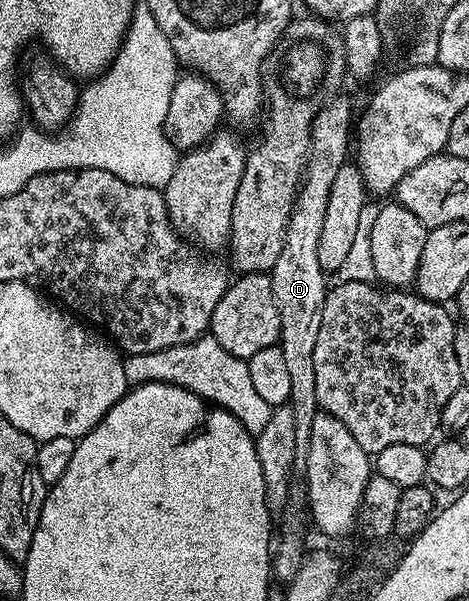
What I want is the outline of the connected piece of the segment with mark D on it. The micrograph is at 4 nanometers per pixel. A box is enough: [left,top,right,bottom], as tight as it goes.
[268,97,352,474]

